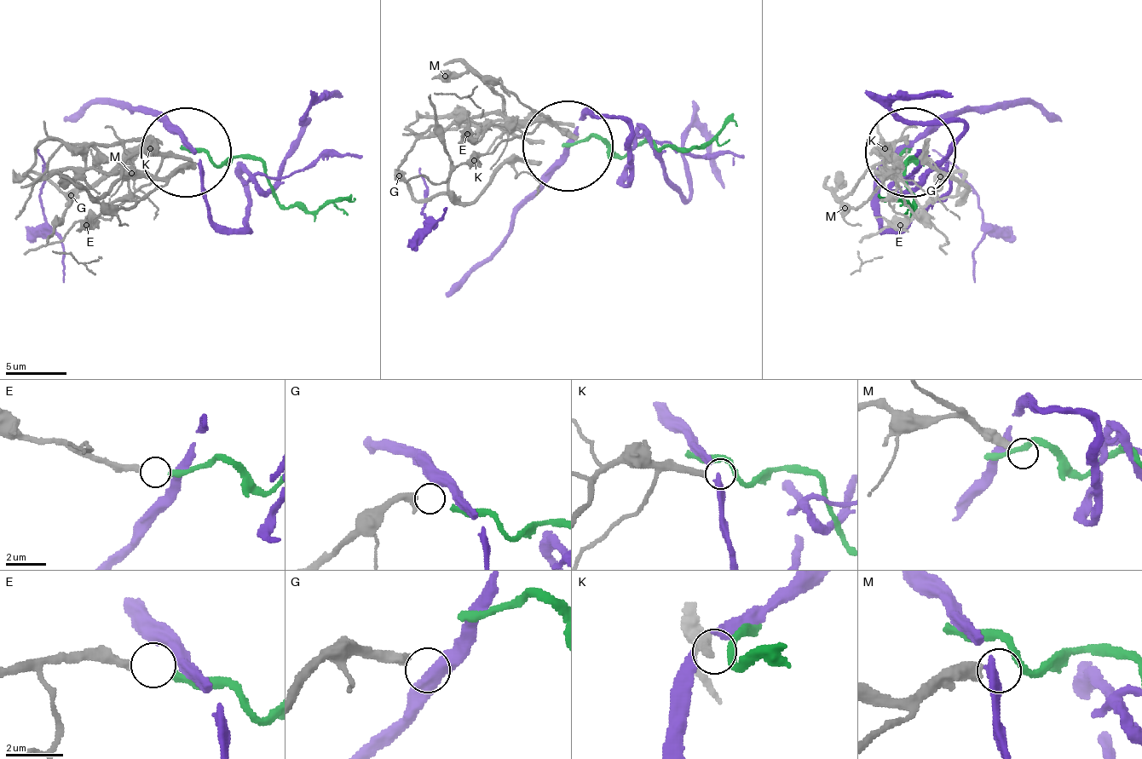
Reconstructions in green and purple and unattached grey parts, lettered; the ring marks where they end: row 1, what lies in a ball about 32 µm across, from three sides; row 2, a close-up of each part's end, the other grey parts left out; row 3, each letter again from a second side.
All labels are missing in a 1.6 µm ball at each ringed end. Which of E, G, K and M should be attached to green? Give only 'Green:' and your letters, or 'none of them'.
Green: E

